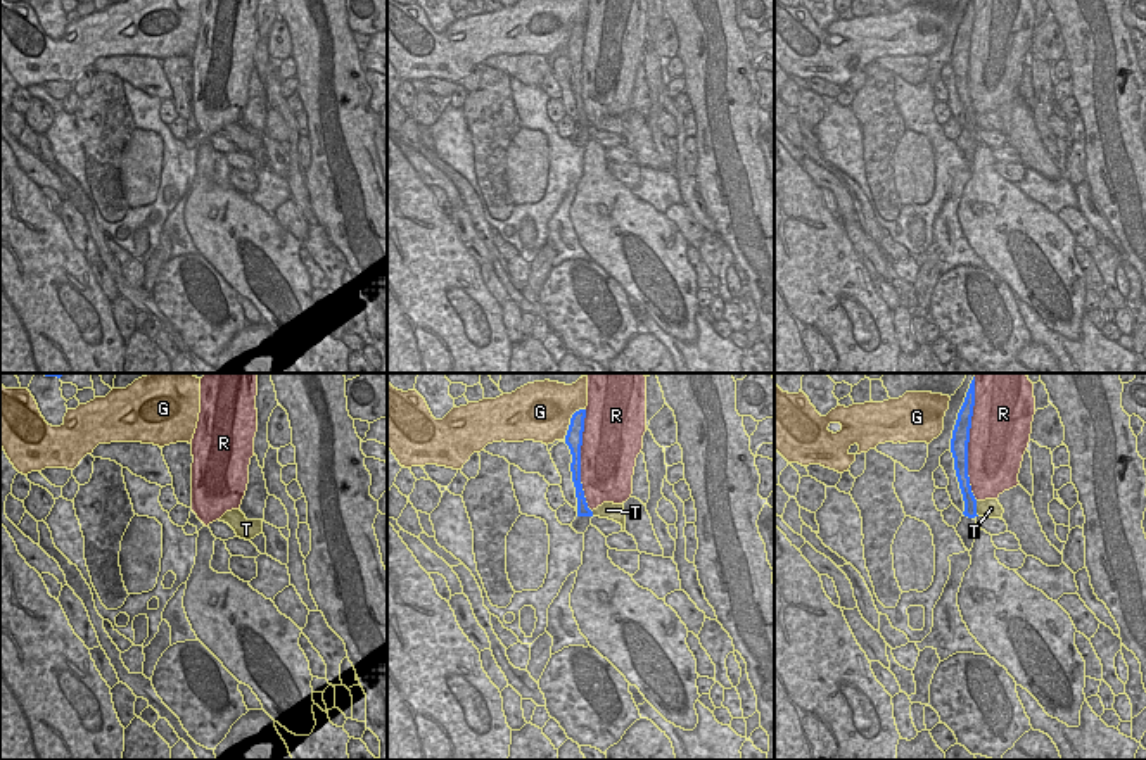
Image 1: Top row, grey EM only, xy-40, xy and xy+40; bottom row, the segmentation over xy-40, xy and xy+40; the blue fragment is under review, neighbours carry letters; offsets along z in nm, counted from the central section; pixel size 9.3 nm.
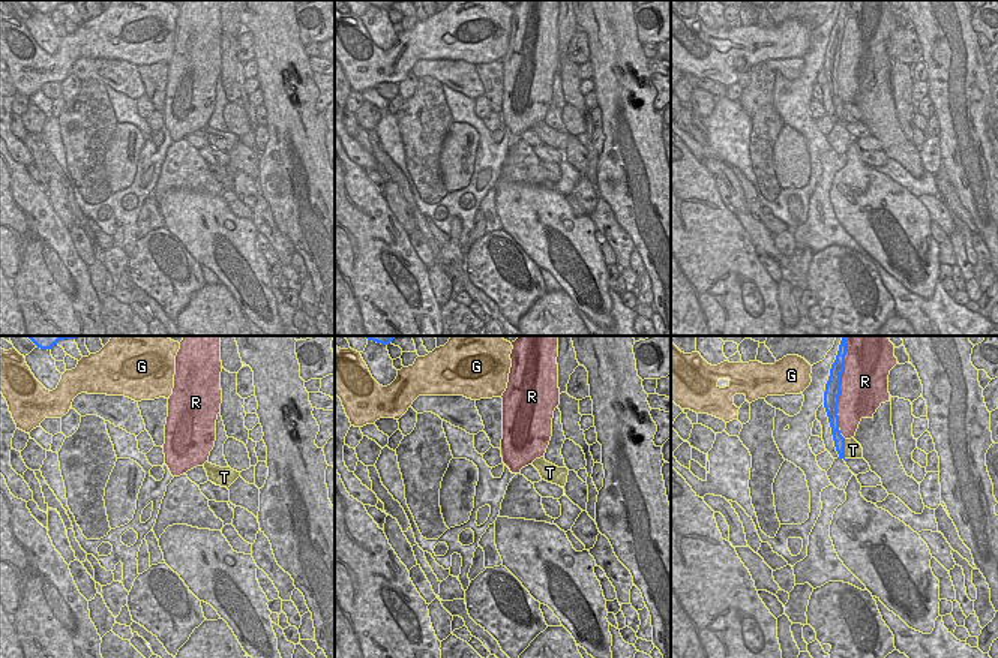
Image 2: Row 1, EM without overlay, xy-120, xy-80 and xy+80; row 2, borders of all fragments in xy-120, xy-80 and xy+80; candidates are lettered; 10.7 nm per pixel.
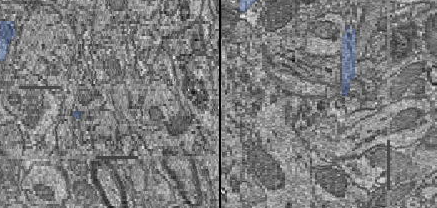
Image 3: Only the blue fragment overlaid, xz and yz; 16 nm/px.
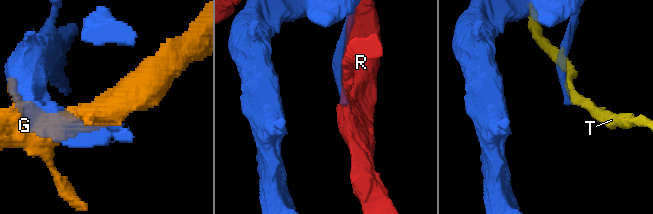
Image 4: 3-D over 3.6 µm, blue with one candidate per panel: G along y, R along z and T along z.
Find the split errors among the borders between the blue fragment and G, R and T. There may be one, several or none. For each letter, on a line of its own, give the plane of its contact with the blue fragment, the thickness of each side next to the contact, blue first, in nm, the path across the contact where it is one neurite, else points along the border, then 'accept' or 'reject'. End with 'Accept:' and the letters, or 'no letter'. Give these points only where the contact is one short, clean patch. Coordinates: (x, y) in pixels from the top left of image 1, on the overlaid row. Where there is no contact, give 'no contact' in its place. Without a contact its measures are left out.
G: xy | 160/480 nm | reject
R: xy+40 | 160/480 nm | reject
T: xy+40 | 130/190 nm | along xy+40 (975, 501), (979, 515) | reject
Accept: no letter

